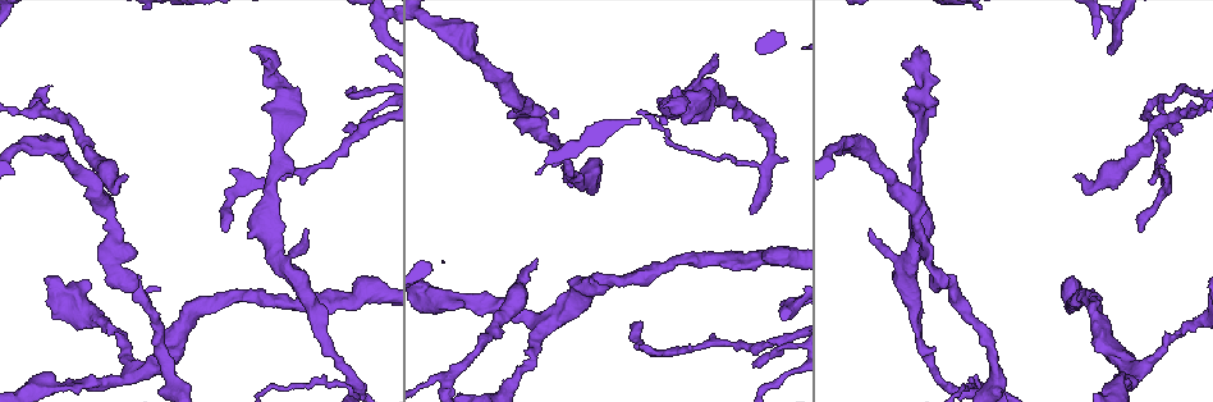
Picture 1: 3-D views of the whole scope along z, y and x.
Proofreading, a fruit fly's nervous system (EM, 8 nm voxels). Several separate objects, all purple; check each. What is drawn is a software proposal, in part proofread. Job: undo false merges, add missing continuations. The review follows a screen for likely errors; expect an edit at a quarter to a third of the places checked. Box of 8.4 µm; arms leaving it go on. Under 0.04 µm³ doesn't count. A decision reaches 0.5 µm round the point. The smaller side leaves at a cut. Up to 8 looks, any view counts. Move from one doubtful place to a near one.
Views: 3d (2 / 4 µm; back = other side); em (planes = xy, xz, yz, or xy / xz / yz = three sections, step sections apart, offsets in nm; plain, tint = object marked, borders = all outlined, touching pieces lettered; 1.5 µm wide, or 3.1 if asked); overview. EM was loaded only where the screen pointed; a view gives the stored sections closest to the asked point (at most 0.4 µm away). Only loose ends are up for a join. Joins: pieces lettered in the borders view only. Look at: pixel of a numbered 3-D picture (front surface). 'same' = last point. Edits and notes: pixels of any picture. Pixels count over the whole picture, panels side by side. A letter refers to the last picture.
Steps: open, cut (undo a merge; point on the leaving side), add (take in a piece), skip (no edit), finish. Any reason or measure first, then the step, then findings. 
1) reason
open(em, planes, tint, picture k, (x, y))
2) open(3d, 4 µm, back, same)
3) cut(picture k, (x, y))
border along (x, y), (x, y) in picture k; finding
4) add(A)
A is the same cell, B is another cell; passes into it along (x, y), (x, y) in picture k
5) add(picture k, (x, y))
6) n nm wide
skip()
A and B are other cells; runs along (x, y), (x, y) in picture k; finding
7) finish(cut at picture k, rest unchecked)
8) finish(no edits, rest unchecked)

branch point
open(3d, 4 µm, picture 1, (1192, 114))

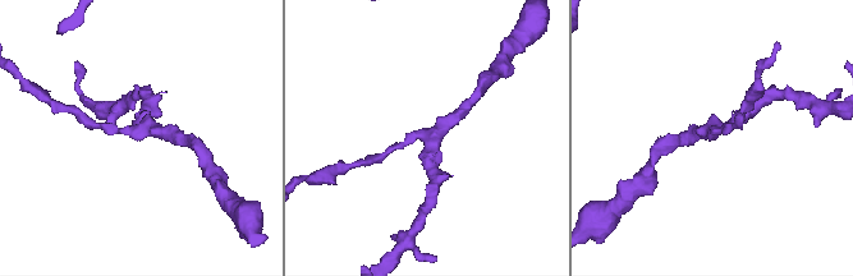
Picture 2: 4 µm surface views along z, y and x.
3 arms; need the tissue
open(em, yz, step 8, borders, picture 2, (433, 131))

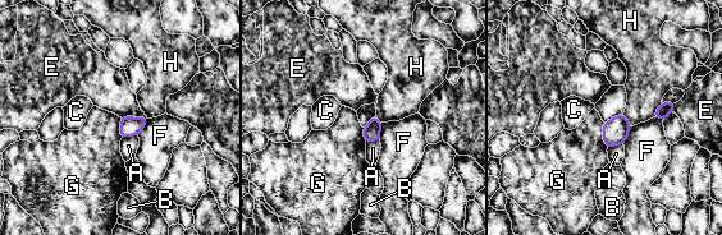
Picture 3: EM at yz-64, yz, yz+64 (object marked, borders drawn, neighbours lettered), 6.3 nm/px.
open(em, planes, borders, same)

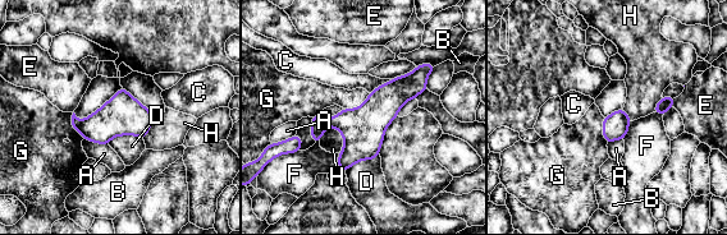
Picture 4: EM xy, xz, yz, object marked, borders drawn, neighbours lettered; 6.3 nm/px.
260 nm wide
cut(picture 4, (118, 116))
A, B, C, D, E, F, G and H are other cells; border along (81, 121), (77, 128) in picture 4; two neurons meet here

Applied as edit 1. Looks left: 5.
sharp bend
open(3d, 2 µm, picture 1, (100, 321))

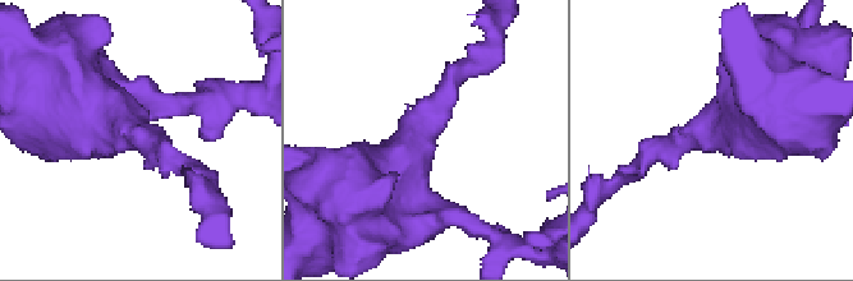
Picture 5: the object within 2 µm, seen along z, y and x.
shape alone is not enough
open(em, xz, step 4, tint, picture 5, (136, 135))

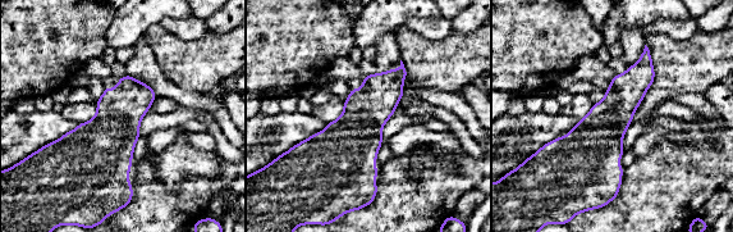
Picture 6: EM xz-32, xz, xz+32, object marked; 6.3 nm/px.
open(em, planes, borders, same)

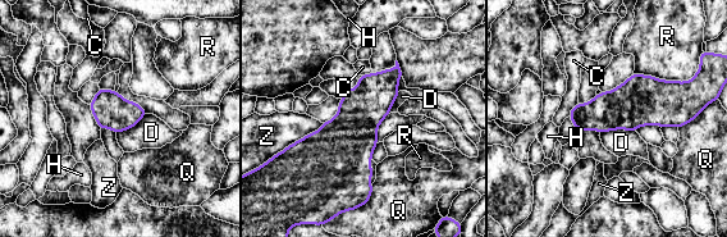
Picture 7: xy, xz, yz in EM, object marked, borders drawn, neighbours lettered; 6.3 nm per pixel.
skip()
C, D, H, Q, R and Z are other cells; border along (635, 130), (608, 130), (600, 133) in picture 7; continuous, no second neuron

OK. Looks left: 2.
finish(cut at picture 4, rest unchecked)

